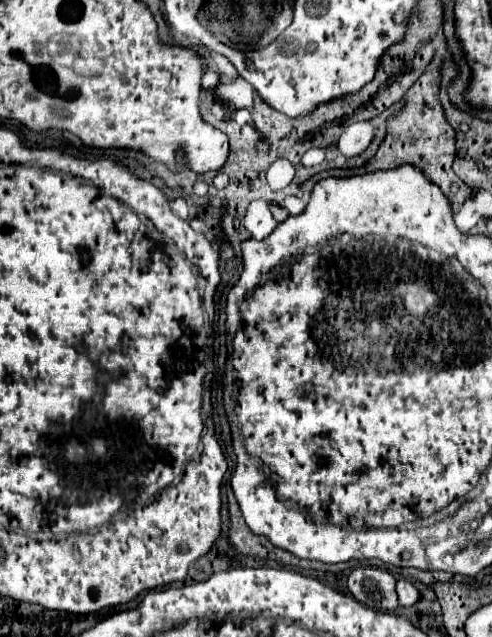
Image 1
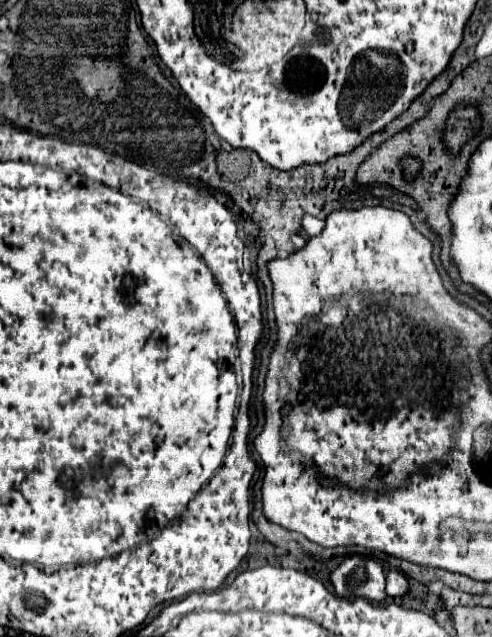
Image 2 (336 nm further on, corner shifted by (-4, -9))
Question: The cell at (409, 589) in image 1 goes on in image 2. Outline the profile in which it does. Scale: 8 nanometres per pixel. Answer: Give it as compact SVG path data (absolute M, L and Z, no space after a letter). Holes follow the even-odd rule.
M389 571L387 573L387 595L389 597L403 597L409 589L407 577L401 571Z

